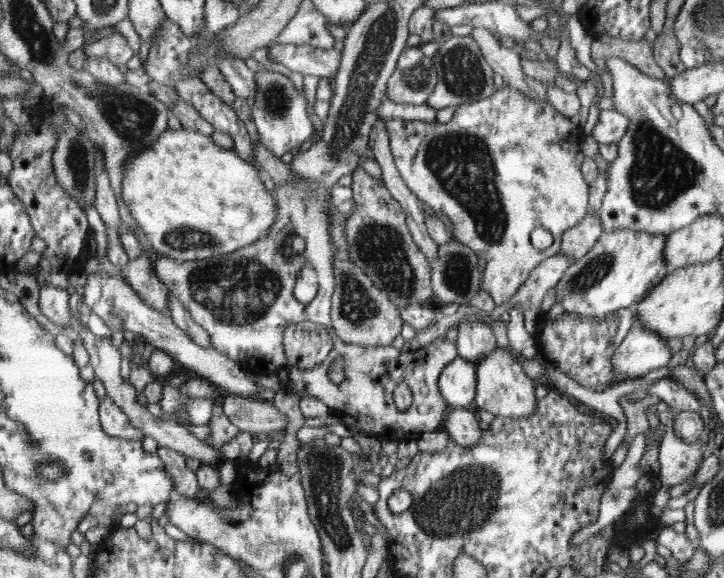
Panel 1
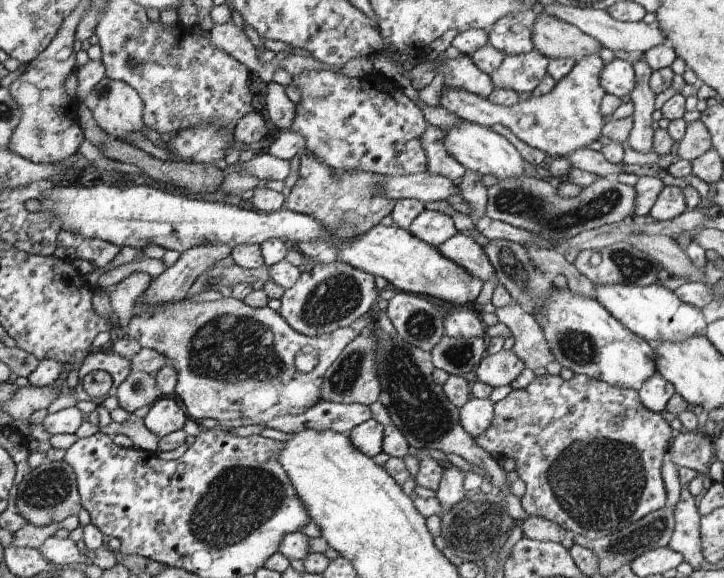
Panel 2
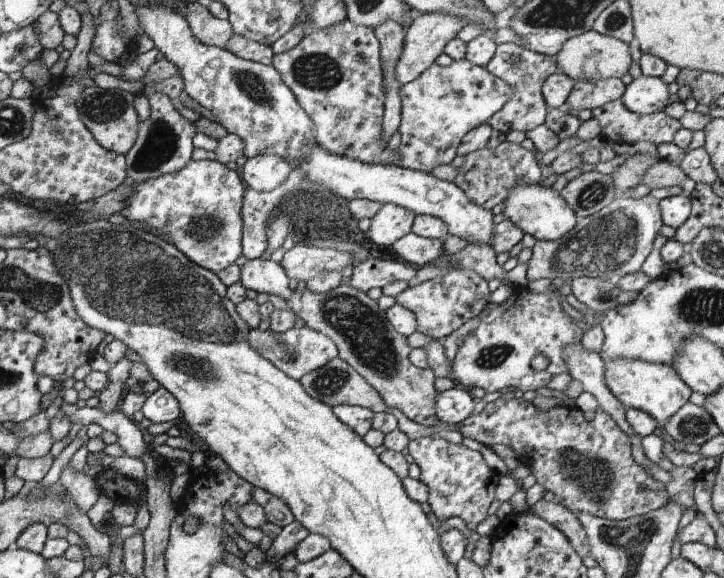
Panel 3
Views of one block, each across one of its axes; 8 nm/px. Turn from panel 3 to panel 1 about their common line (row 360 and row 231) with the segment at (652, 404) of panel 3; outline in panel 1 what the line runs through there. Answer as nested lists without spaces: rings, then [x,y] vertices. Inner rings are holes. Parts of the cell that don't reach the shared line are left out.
[[[618,229],[603,232],[595,245],[566,270],[564,277],[556,284],[555,303],[560,303],[564,312],[578,314],[580,318],[590,318],[602,322],[612,312],[622,308],[633,309],[667,276],[669,268],[663,252],[667,236],[650,234],[632,229]]]

